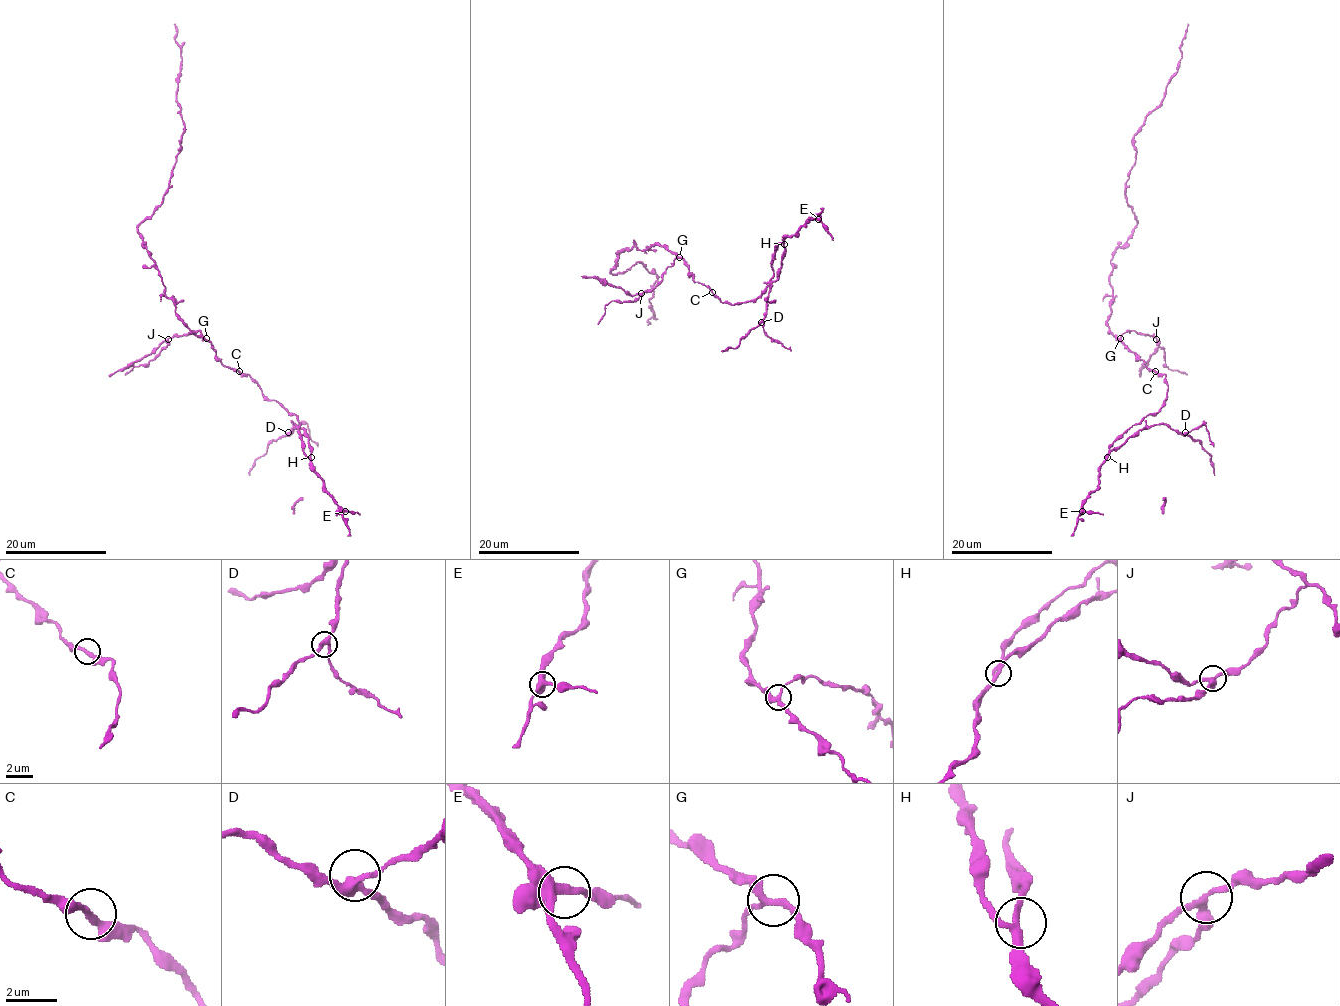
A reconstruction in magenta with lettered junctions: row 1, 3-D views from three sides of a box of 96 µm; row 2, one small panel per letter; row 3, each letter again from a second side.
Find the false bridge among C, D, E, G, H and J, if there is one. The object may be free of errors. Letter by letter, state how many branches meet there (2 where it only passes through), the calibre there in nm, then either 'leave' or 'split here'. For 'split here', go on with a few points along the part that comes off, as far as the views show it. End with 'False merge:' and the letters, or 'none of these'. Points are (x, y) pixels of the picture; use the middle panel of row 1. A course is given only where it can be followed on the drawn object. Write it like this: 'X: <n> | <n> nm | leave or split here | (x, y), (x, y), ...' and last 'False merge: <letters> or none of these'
C: 2 | 240 nm | leave
D: 3 | 320 nm | leave
E: 3 | 320 nm | leave
G: 3 | 260 nm | leave
H: 3 | 240 nm | leave
J: 3 | 240 nm | leave
False merge: none of these

